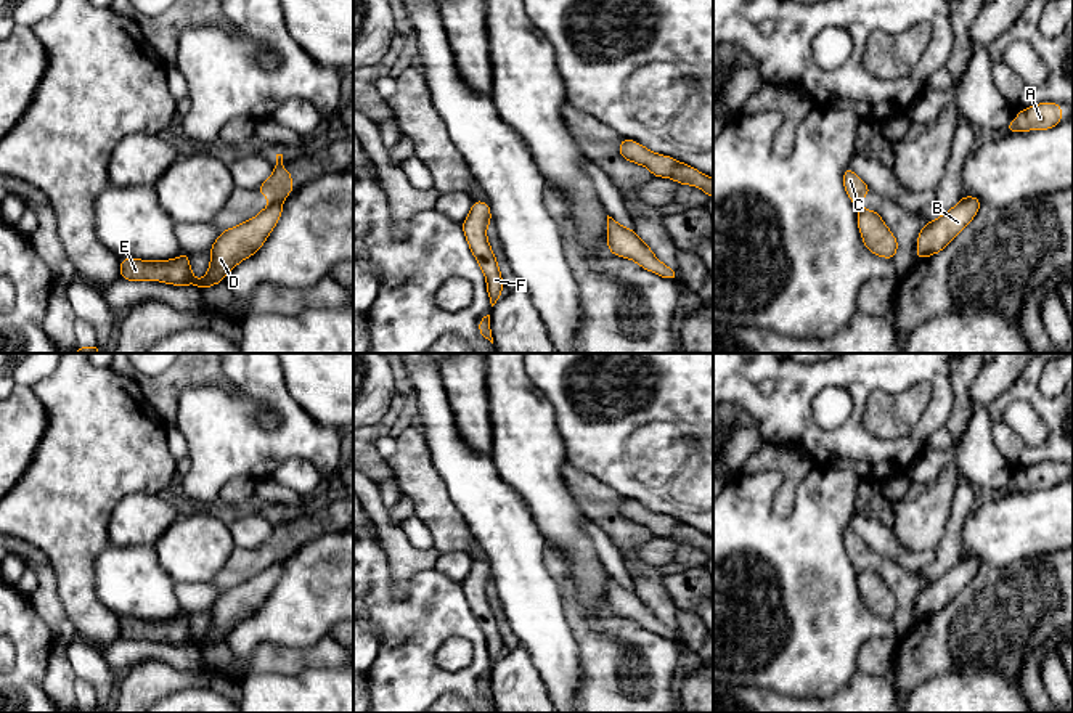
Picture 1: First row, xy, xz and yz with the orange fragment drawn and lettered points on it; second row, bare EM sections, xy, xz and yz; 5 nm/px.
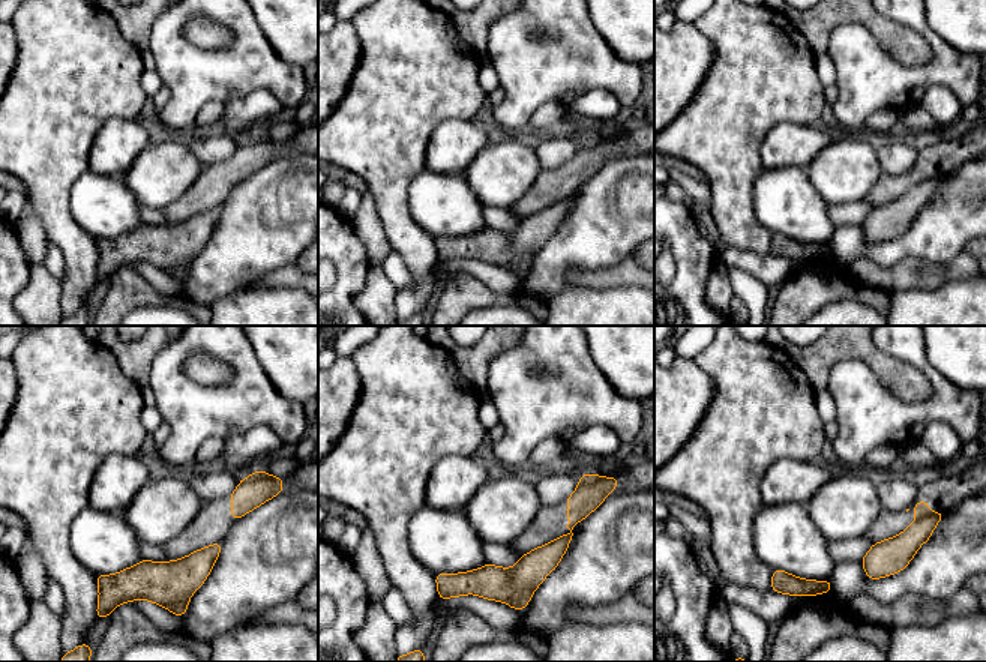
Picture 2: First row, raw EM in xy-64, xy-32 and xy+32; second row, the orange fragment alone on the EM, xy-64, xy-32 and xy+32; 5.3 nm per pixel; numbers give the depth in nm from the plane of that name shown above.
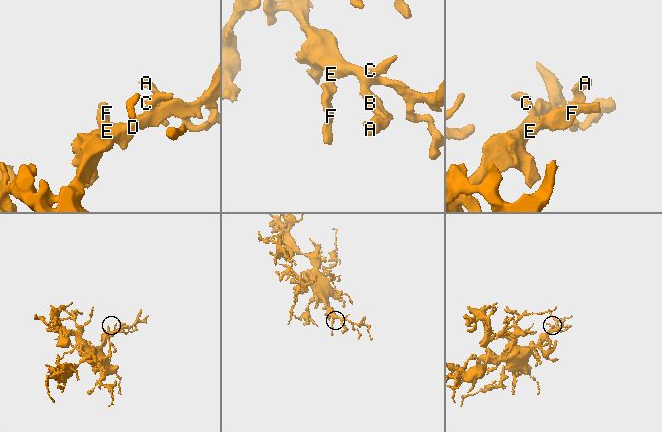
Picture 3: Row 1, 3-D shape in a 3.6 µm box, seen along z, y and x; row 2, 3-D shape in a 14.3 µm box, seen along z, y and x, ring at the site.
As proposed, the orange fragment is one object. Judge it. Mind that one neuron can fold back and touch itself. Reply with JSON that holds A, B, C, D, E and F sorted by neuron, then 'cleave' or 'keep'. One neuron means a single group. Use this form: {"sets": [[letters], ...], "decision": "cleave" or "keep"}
{"sets": [["A", "B", "D", "E", "F"], ["C"]], "decision": "cleave"}

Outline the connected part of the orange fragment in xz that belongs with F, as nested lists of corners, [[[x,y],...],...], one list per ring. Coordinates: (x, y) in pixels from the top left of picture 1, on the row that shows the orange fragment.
[[[474,201],[469,215],[461,223],[466,241],[482,268],[487,281],[487,292],[492,307],[501,299],[500,292],[504,287],[498,260],[493,255],[487,239],[487,226],[492,222],[490,206],[483,201]]]

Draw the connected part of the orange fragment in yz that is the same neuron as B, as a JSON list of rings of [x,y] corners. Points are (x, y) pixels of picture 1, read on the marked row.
[[[964,196],[946,214],[927,222],[917,236],[917,259],[925,259],[943,251],[972,222],[980,206],[978,198]]]

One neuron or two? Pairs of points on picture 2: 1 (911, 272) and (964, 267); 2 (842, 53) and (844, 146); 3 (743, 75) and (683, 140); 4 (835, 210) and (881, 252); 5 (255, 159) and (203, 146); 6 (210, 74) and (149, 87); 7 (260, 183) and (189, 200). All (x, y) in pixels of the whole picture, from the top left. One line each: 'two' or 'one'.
1: one
2: two
3: one
4: two
5: two
6: two
7: two

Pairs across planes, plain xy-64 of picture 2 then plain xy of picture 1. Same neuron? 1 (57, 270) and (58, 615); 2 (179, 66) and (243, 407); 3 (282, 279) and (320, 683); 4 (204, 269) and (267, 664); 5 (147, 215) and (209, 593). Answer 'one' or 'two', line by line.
1: two
2: one
3: two
4: two
5: one

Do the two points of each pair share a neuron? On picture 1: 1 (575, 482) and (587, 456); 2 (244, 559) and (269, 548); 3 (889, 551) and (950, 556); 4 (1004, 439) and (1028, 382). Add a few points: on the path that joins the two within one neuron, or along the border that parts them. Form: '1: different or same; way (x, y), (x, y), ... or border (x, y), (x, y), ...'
1: different; border (567, 461), (606, 482), (614, 490)
2: same; way (251, 559), (262, 554)
3: different; border (935, 550), (935, 556), (916, 574)
4: same; way (998, 424), (998, 408), (1014, 392)

